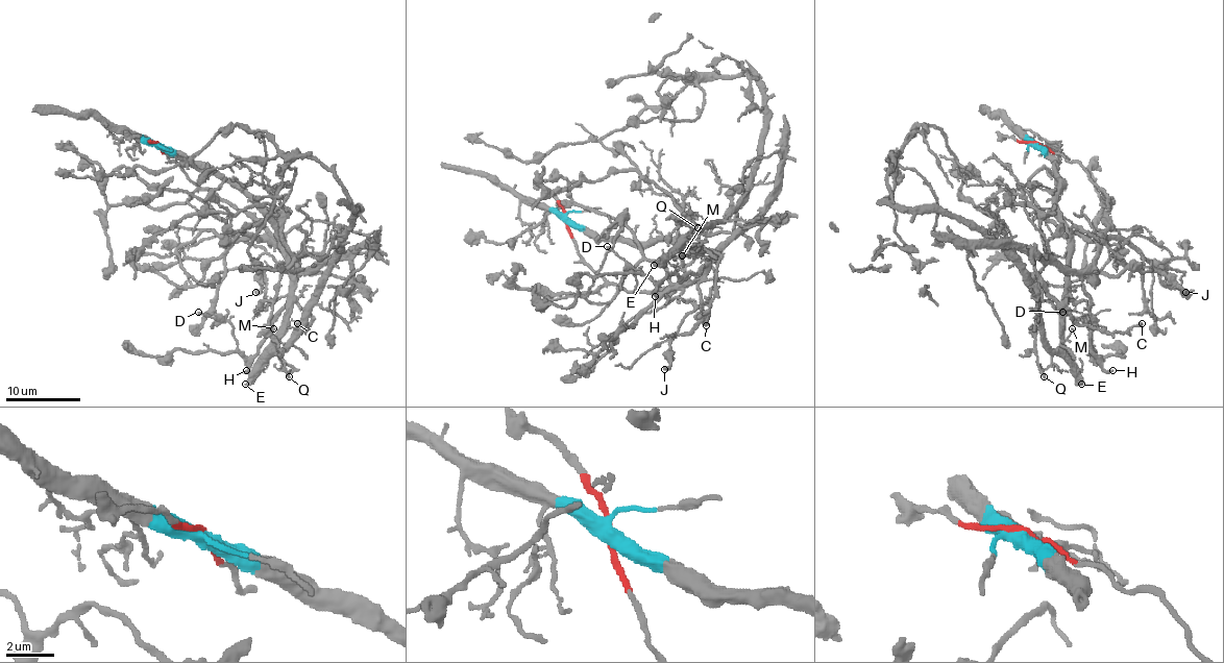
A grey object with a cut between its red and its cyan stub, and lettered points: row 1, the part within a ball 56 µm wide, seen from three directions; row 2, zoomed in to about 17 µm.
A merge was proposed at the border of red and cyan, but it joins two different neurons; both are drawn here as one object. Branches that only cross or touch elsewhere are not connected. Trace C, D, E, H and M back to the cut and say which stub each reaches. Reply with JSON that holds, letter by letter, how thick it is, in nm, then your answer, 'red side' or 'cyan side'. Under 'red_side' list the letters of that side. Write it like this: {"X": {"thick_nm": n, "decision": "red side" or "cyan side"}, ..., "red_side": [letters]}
{"C": {"thick_nm": 280, "decision": "cyan side"}, "D": {"thick_nm": 150, "decision": "red side"}, "E": {"thick_nm": 400, "decision": "cyan side"}, "H": {"thick_nm": 240, "decision": "red side"}, "M": {"thick_nm": 110, "decision": "cyan side"}, "red_side": ["D", "H"]}

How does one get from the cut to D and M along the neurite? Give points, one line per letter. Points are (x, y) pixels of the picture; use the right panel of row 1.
D: (1036, 143), (1076, 162), (1107, 197), (1107, 230), (1083, 276), (1091, 349), (1098, 357), (1086, 323), (1062, 312)
M: (1036, 145), (1053, 162), (1058, 182), (1055, 212), (1068, 229), (1065, 336), (1070, 334), (1072, 328)

